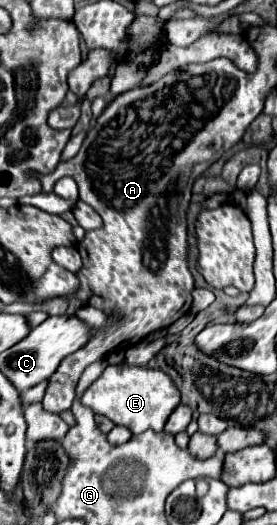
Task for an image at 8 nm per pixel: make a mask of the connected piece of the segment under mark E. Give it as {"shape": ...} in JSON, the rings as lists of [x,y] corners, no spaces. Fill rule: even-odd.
{"shape":[[[109,365],[103,373],[85,389],[81,403],[93,413],[111,419],[115,425],[127,427],[133,435],[147,429],[159,433],[171,411],[179,405],[179,391],[175,389],[169,375],[149,367],[129,367],[129,365]]]}

